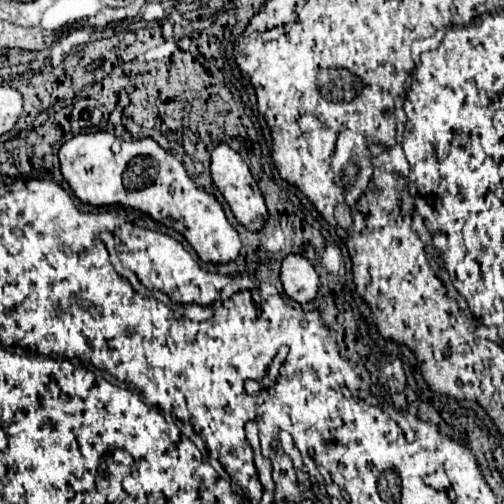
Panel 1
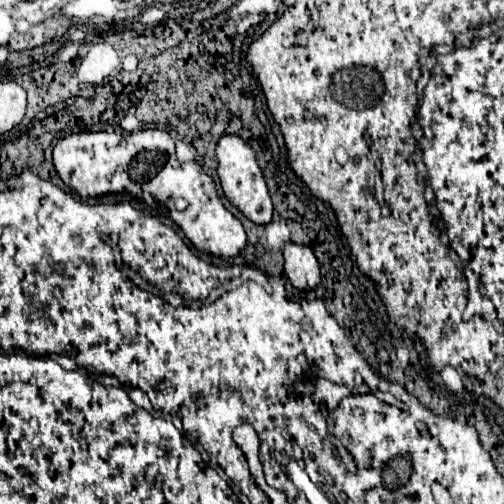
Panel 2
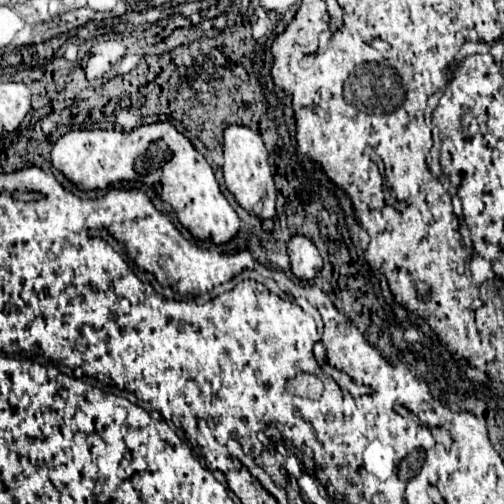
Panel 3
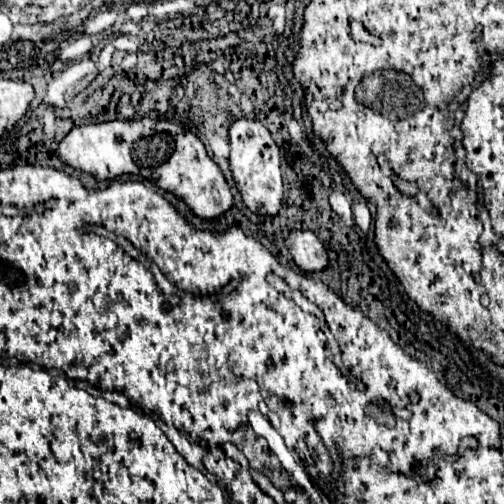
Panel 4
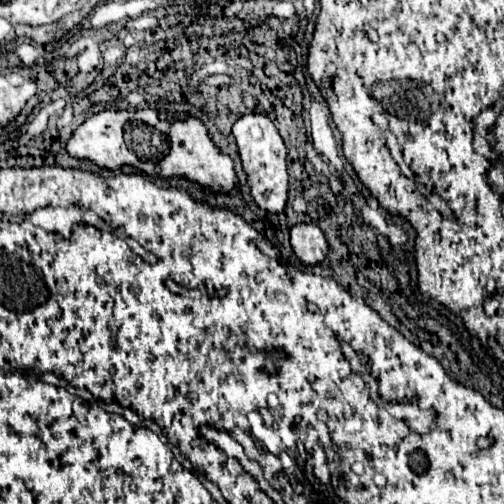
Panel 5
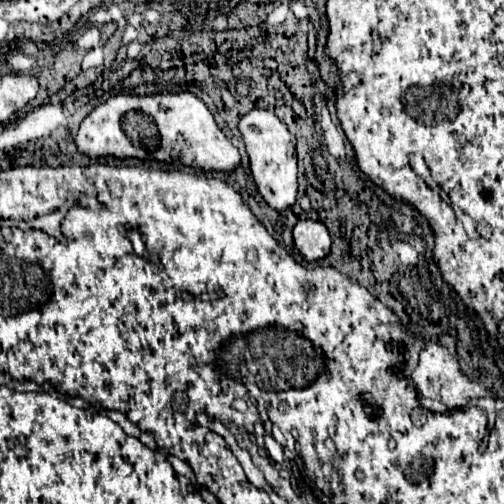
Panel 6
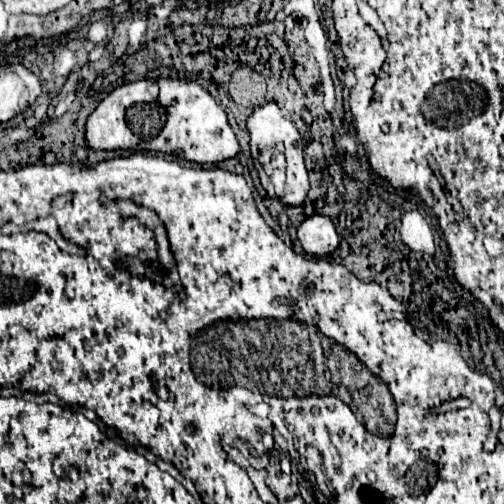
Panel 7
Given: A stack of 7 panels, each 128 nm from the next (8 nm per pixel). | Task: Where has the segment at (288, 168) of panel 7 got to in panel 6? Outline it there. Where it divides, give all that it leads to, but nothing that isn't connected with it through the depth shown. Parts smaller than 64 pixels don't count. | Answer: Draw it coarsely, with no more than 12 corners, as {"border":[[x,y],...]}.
{"border":[[254,108],[238,128],[258,192],[274,210],[298,196],[296,138]]}

